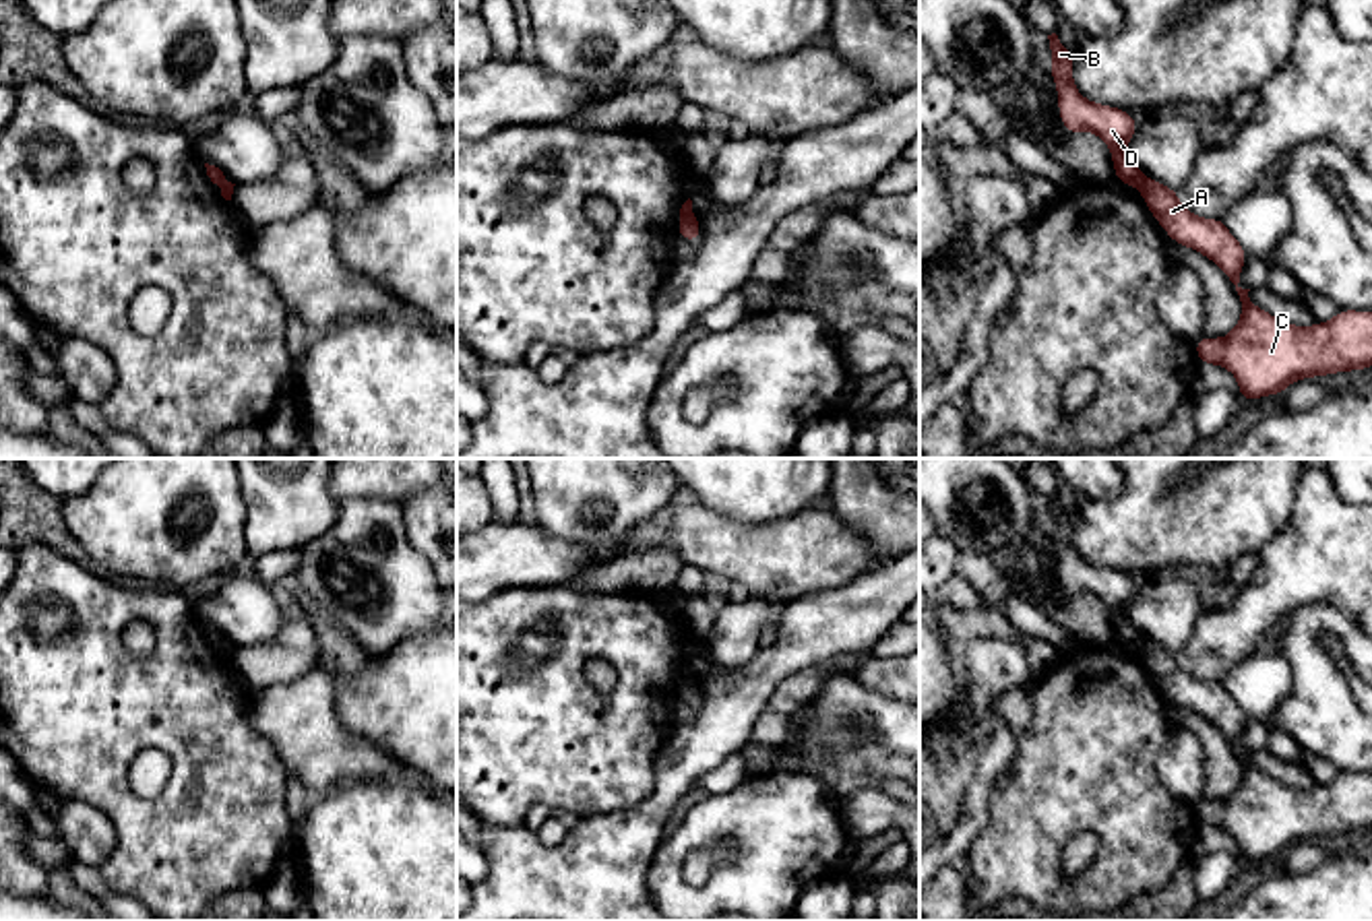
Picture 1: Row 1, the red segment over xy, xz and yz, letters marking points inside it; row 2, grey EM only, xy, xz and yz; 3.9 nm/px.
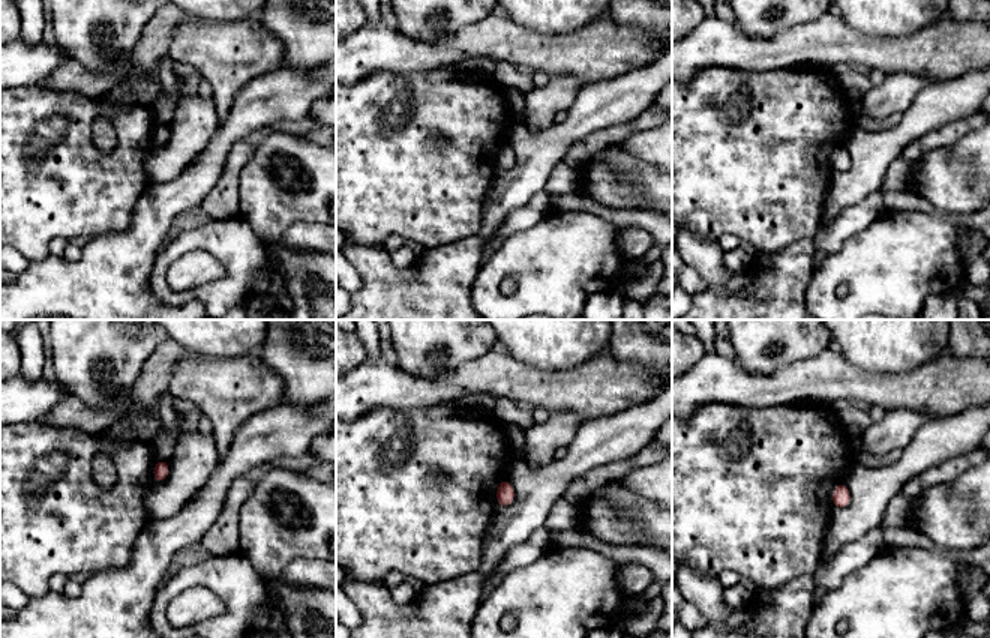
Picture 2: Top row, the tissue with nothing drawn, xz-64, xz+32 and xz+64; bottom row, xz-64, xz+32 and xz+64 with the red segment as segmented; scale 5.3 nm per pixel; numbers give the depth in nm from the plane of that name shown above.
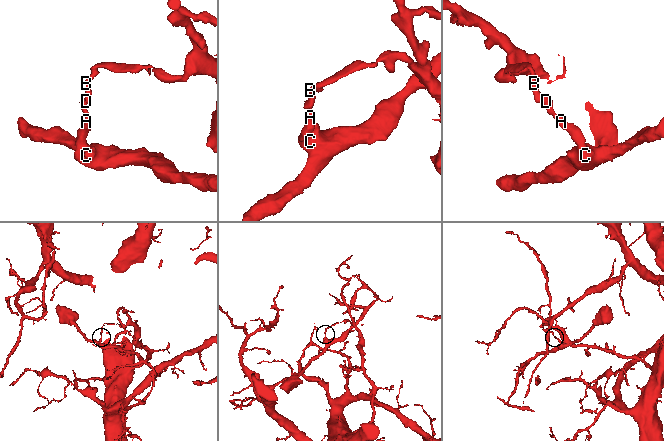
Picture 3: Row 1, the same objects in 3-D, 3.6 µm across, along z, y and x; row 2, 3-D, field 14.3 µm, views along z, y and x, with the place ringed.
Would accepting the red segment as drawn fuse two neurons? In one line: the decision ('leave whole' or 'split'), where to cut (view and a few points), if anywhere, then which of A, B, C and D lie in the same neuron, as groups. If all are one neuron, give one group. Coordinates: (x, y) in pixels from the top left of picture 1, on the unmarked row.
split | yz (1145, 641), (1137, 649) | A C / B D

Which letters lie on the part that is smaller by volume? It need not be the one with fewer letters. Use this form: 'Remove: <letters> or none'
Remove: A, C

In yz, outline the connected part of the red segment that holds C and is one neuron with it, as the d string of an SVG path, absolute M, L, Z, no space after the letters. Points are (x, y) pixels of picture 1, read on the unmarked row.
M1145 642L1139 655L1172 704L1211 721L1236 748L1240 785L1227 799L1200 799L1194 814L1200 826L1227 830L1236 838L1242 863L1283 857L1302 840L1372 828L1372 774L1339 772L1314 789L1275 781L1250 764L1250 752L1238 748L1248 717L1223 681L1196 679L1182 669L1176 653L1157 642Z

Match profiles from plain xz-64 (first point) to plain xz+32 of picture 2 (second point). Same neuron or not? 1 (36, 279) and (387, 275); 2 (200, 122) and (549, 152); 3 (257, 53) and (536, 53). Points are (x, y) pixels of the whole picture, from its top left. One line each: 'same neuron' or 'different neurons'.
1: same neuron
2: different neurons
3: same neuron

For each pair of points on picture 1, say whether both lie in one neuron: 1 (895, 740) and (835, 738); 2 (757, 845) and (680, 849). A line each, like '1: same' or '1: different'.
1: same
2: same

